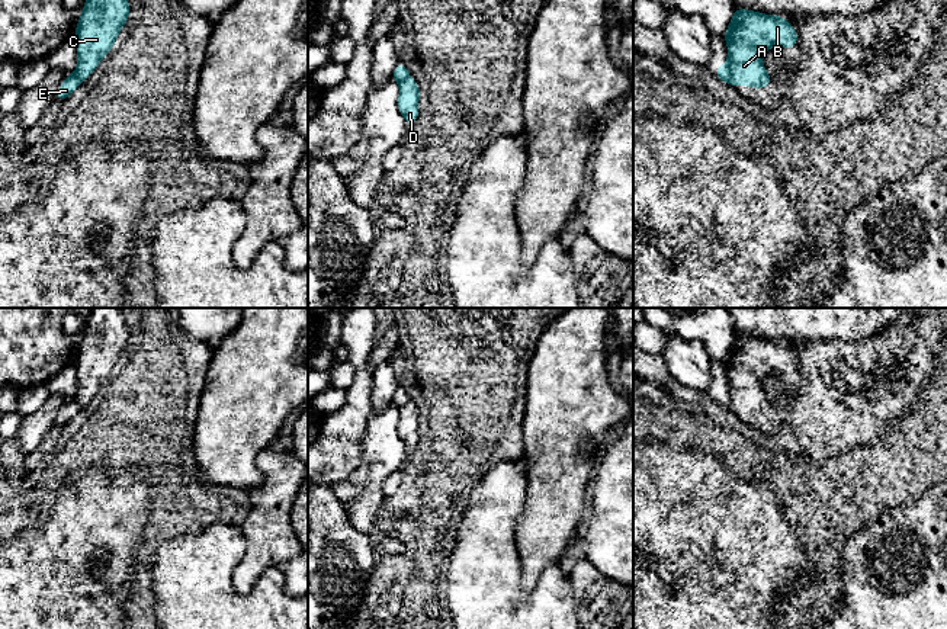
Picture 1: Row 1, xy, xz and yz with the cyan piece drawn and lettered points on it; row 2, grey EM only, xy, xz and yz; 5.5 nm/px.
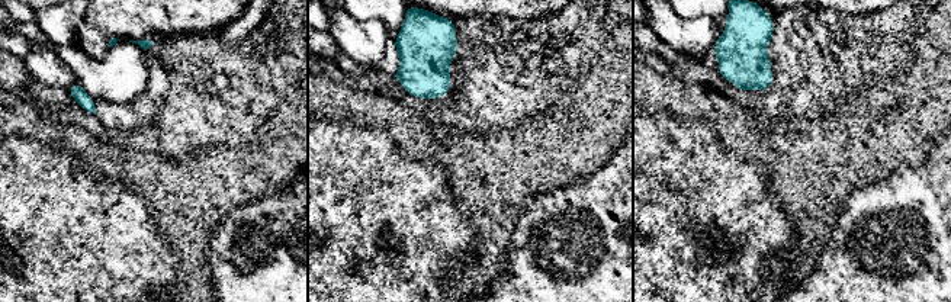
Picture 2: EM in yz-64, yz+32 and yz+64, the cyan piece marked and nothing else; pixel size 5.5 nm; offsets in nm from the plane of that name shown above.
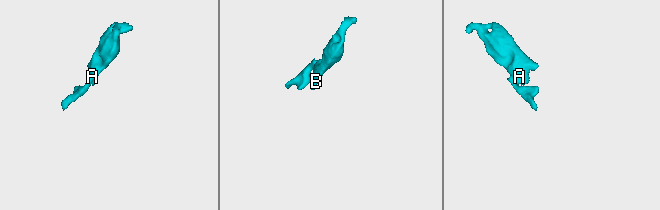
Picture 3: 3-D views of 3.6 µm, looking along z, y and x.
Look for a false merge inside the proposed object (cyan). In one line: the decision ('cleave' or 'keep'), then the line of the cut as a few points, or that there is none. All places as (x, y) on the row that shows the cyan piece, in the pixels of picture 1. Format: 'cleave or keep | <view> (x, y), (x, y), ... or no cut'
cleave | yz (726, 64), (731, 70), (732, 83)

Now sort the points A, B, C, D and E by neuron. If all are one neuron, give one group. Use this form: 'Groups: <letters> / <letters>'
Groups: A B C D / E

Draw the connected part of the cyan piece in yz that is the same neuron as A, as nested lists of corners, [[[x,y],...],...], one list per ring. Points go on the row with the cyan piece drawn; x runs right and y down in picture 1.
[[[736,6],[723,39],[732,86],[767,87],[773,83],[761,57],[771,46],[789,49],[799,41],[794,28],[783,17],[744,10]]]

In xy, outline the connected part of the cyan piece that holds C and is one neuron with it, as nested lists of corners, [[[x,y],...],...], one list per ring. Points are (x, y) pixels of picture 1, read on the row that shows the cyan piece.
[[[86,0],[76,26],[77,77],[83,84],[113,48],[116,36],[129,19],[128,0]]]

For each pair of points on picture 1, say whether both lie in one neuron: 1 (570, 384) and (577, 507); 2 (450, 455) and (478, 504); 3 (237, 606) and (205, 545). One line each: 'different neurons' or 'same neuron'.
1: same neuron
2: different neurons
3: same neuron

